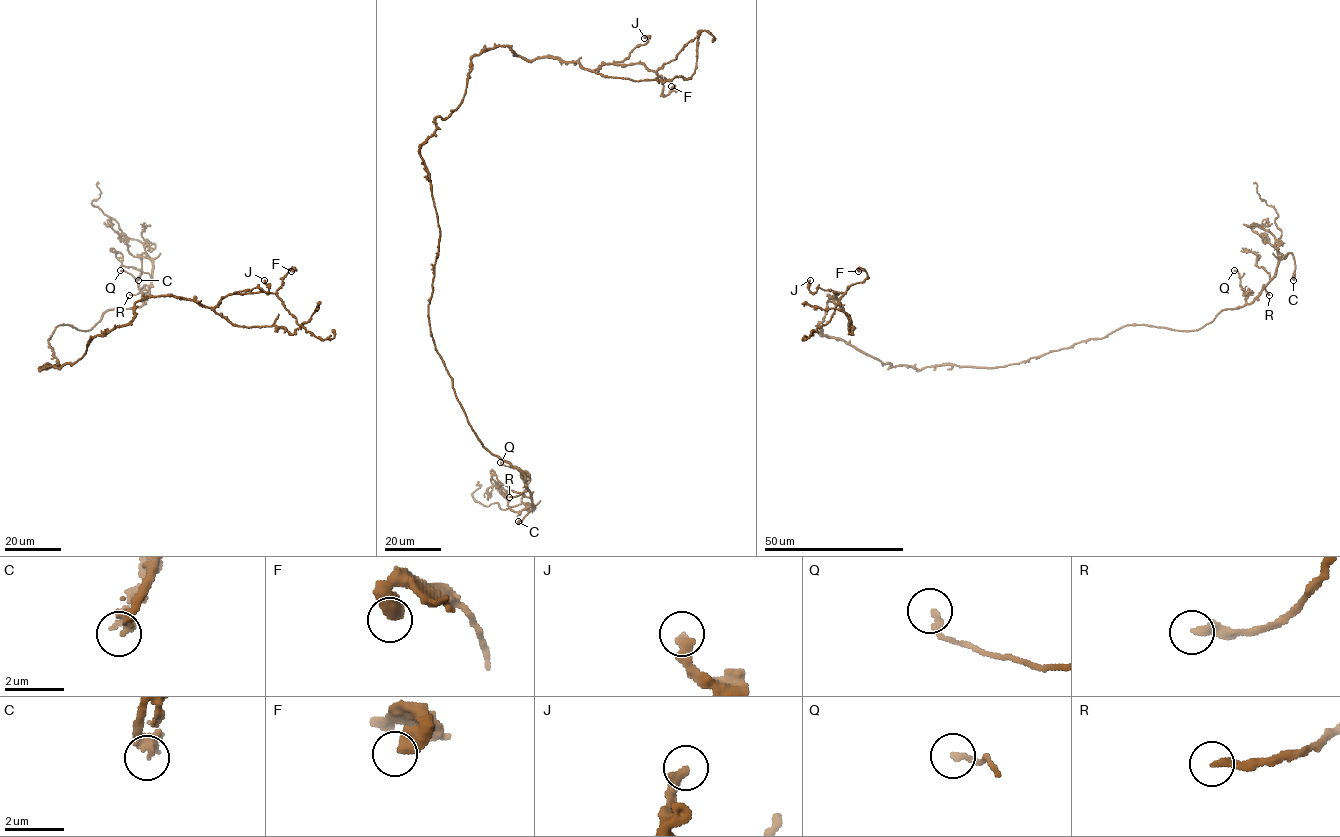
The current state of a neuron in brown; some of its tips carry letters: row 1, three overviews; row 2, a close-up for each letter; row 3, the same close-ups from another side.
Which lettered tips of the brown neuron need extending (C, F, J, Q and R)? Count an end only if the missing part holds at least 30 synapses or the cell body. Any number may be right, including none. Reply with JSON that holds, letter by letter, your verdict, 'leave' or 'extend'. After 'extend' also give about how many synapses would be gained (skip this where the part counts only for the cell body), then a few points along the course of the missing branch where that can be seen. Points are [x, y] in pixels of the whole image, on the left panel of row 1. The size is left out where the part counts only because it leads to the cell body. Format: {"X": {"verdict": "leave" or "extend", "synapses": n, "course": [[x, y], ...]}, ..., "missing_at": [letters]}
{"C": {"verdict": "extend", "course": [[138, 280], [130, 293], [139, 284], [163, 280], [166, 268], [161, 264], [159, 269]]}, "F": {"verdict": "leave"}, "J": {"verdict": "leave"}, "Q": {"verdict": "leave"}, "R": {"verdict": "leave"}, "missing_at": ["C"]}

